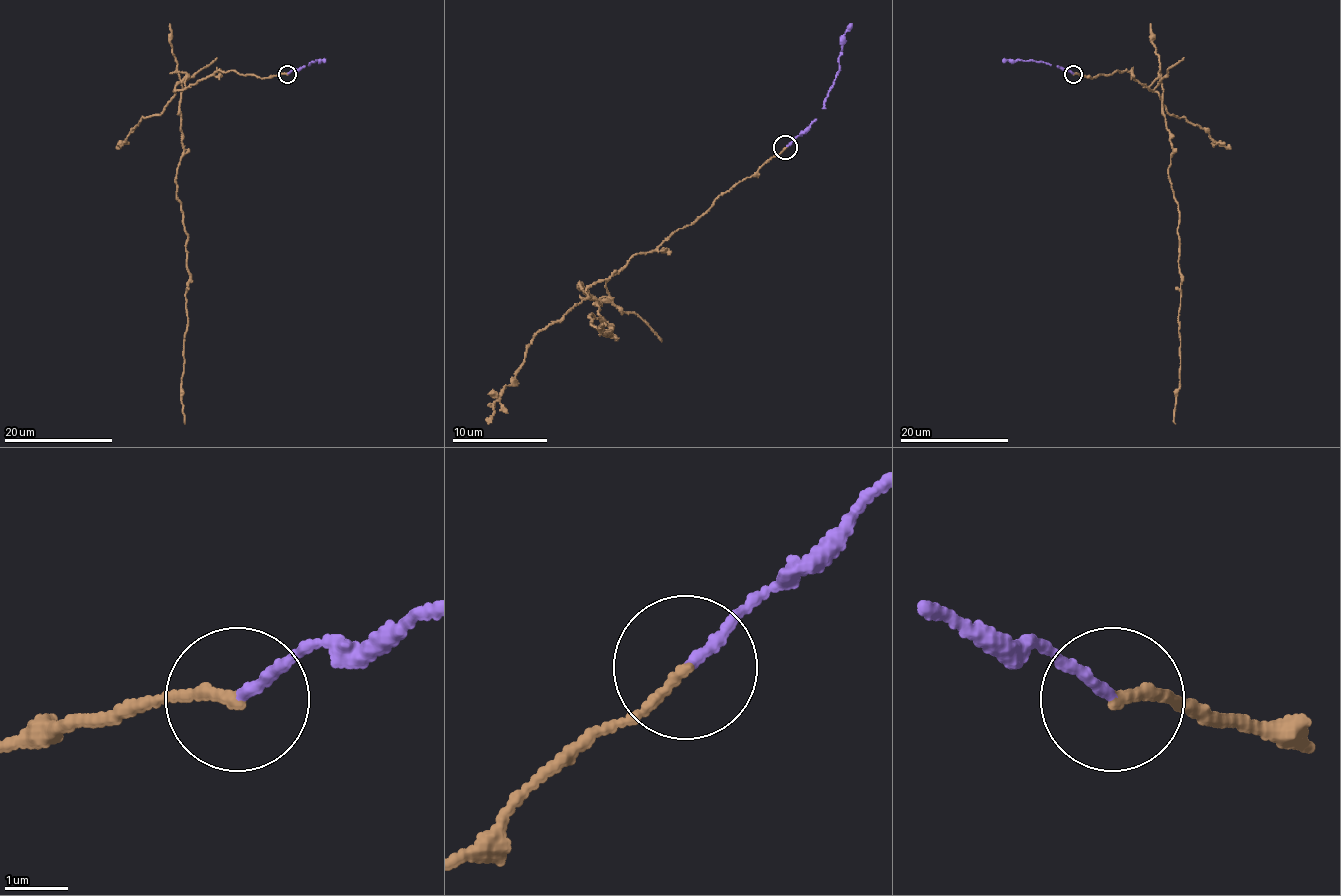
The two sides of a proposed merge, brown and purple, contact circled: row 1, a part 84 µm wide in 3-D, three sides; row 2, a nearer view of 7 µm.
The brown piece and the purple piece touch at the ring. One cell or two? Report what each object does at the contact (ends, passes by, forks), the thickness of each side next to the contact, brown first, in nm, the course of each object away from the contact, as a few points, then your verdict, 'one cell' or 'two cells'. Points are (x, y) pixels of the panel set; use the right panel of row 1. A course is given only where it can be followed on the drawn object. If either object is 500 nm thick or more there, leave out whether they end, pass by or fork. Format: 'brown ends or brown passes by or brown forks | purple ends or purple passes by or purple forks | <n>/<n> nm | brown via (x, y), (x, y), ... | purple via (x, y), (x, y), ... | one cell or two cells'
brown ends | purple ends | 150/160 nm | brown via (1073, 73), (1127, 71), (1147, 87), (1158, 77), (1162, 83), (1181, 276), (1175, 424) | purple via (1073, 73), (1069, 69), (1033, 60), (1002, 61) | two cells

